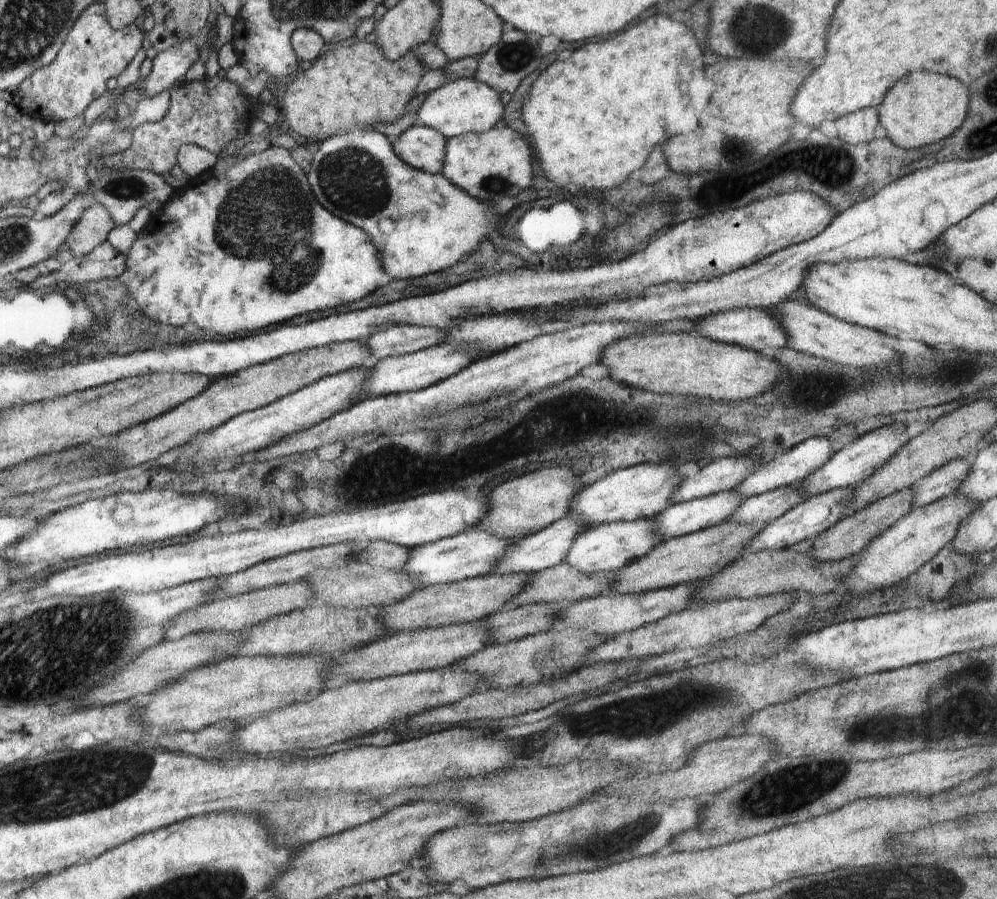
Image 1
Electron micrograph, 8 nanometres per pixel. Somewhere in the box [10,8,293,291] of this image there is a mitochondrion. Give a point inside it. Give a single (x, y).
(128, 188)

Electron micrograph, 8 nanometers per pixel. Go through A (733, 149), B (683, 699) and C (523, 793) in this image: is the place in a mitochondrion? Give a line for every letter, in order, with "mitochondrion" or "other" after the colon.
A: mitochondrion
B: mitochondrion
C: other

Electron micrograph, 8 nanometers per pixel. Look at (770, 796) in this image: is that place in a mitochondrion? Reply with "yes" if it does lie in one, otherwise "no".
yes

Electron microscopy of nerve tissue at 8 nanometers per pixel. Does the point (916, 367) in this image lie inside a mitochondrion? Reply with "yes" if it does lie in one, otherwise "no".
yes

